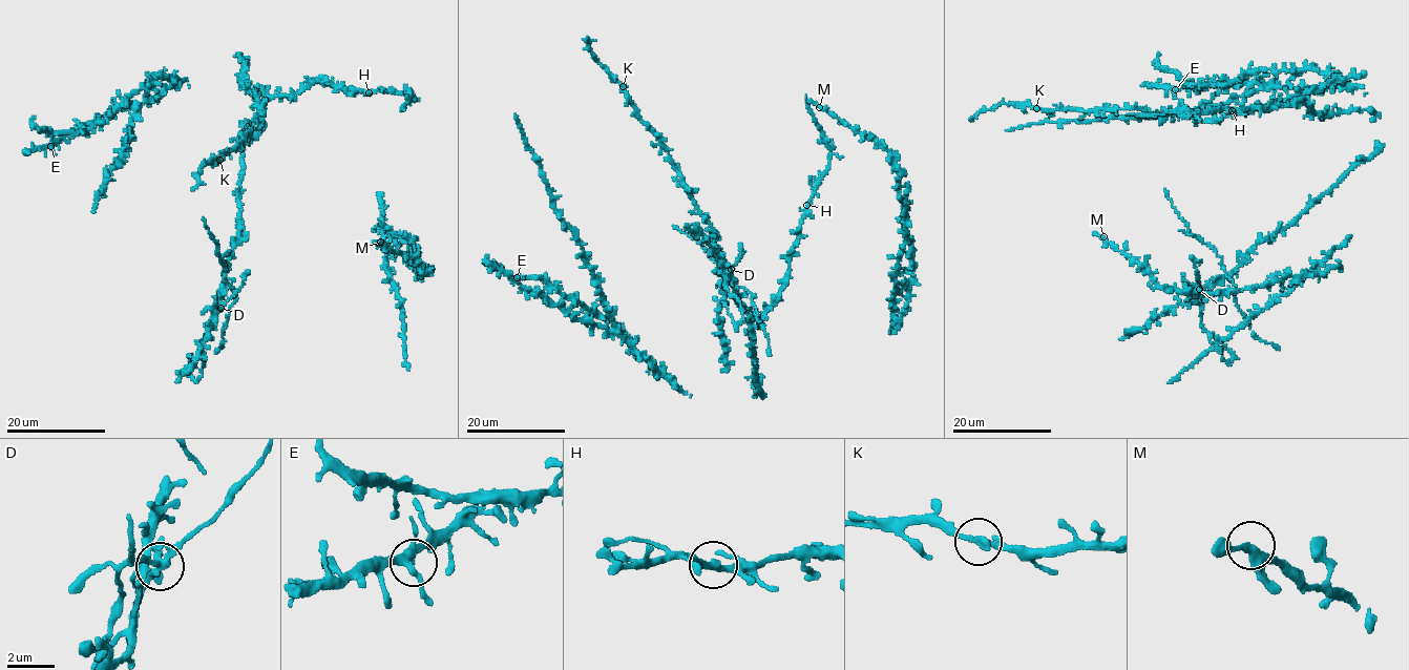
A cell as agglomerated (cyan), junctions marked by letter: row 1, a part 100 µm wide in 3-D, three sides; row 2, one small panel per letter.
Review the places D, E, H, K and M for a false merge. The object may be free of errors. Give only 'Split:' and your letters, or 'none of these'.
Split: D

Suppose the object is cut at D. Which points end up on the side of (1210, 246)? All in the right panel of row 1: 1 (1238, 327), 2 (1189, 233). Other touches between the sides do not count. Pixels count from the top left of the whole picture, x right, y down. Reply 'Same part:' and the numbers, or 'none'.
Same part: 1, 2

